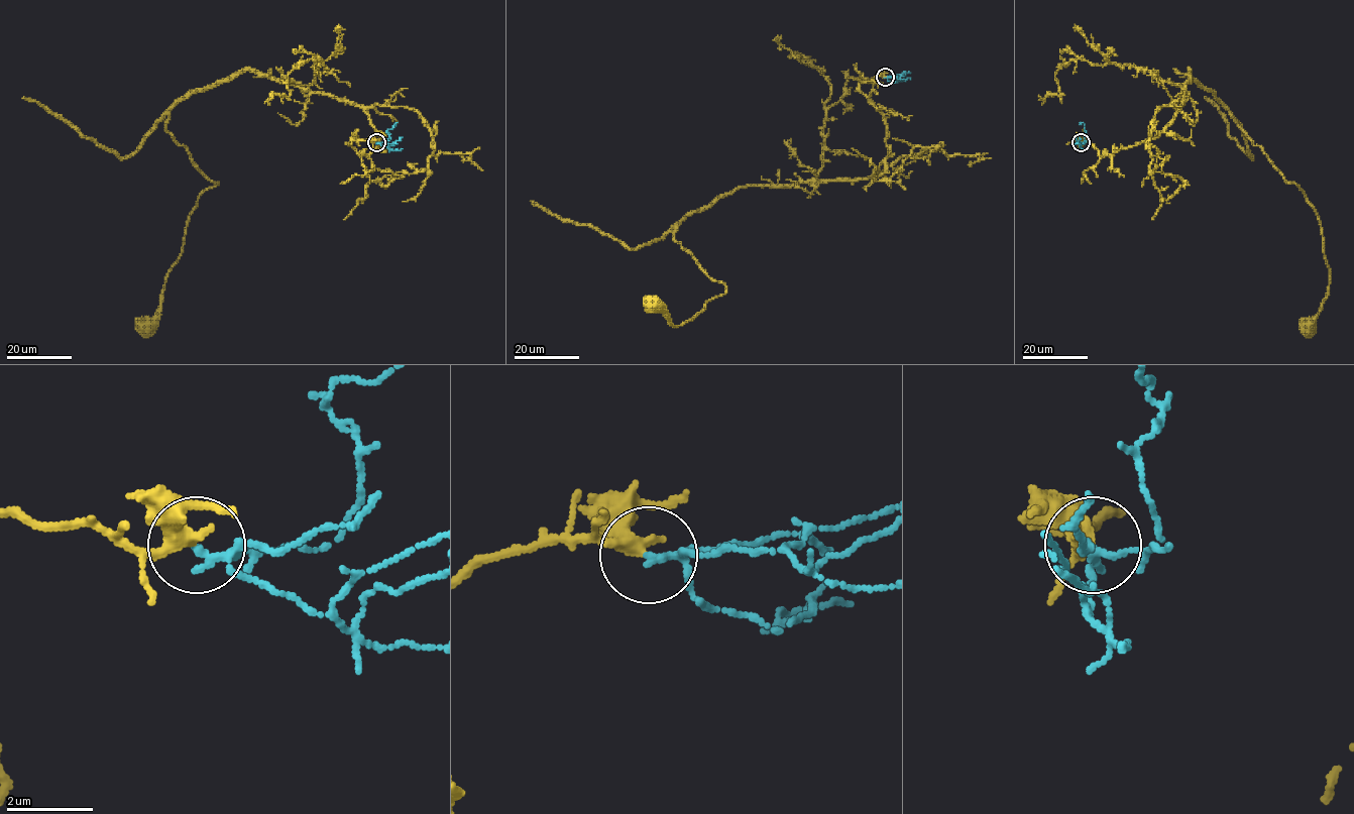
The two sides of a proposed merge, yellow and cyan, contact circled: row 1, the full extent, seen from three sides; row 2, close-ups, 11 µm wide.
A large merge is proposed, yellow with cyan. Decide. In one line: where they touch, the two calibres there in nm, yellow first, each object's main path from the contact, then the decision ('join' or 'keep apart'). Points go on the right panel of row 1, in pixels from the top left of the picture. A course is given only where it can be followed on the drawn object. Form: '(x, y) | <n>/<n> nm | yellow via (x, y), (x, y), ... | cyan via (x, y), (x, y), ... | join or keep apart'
(1081, 142) | 320/120 nm | yellow via (1081, 142), (1112, 155), (1153, 139), (1180, 107), (1189, 71), (1319, 217), (1329, 277), (1308, 328) | cyan via (1081, 142), (1087, 142), (1085, 125), (1080, 123) | join

